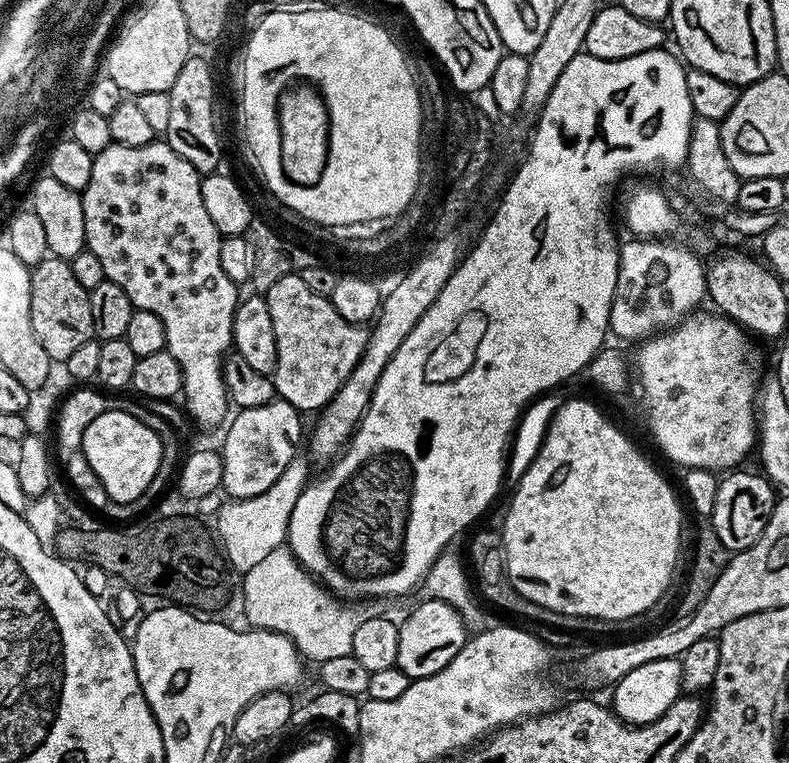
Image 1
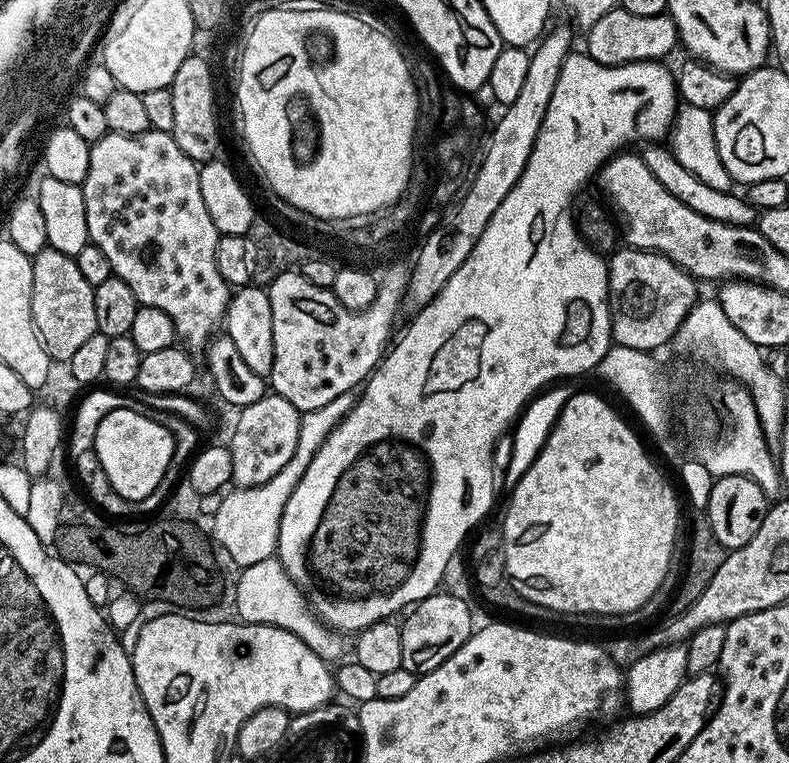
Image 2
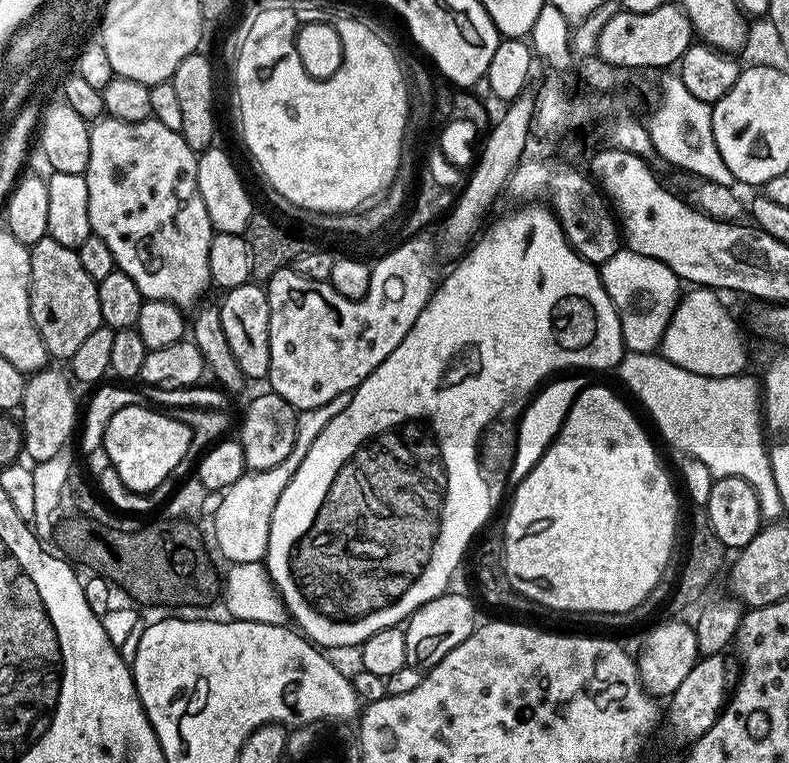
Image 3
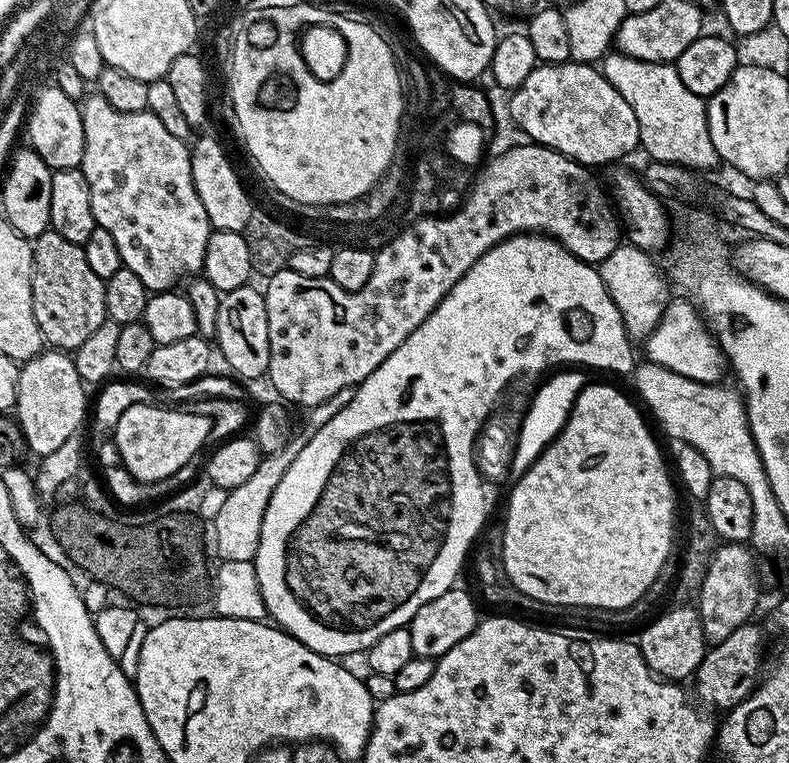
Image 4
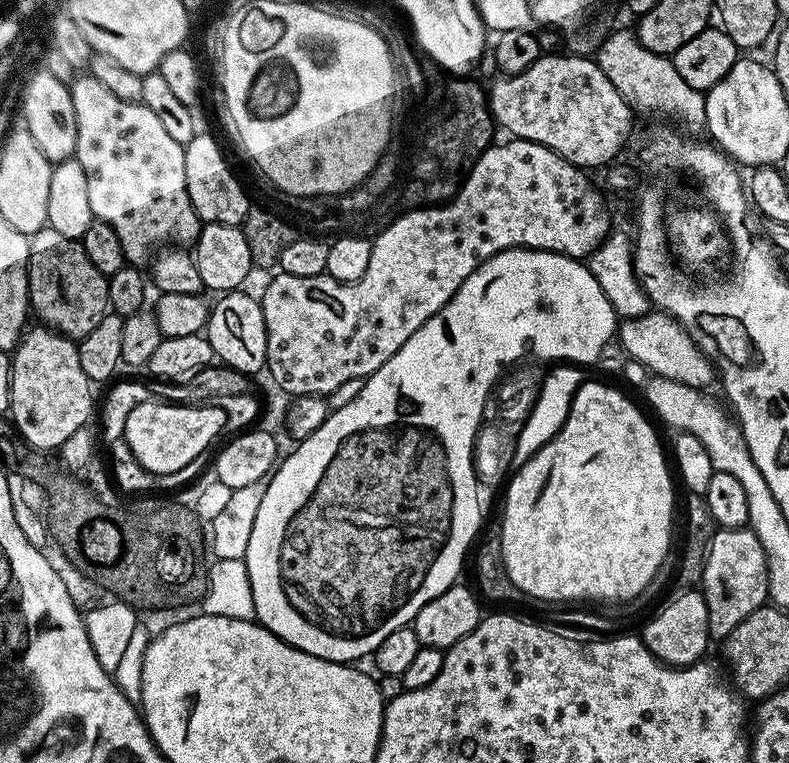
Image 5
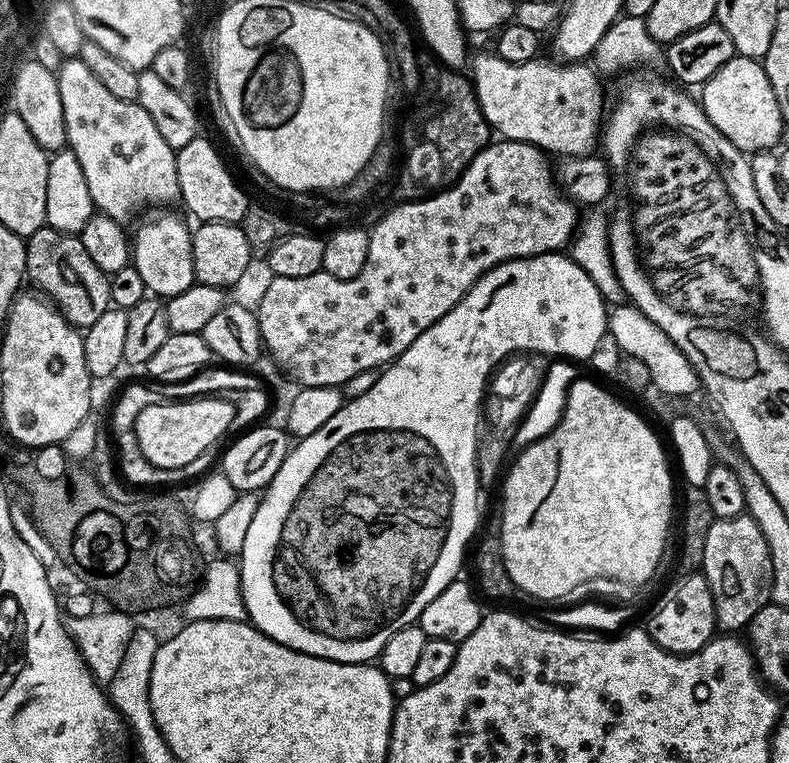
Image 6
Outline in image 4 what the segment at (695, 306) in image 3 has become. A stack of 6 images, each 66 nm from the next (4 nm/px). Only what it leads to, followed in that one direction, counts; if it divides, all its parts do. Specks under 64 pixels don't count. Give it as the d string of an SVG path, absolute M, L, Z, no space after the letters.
M685 297L669 299L668 306L663 312L658 326L651 332L644 347L648 354L647 359L656 365L665 366L683 377L692 378L703 384L719 383L723 372L727 371L727 361L716 343L715 337L705 327L700 319L700 313L695 305Z

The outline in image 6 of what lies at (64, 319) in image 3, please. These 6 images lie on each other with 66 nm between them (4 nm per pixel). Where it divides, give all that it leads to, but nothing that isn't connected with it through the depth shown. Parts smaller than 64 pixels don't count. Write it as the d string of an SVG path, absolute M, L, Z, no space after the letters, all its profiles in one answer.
M45 226L39 228L33 236L27 237L24 253L27 279L33 280L41 288L37 289L59 308L74 327L83 330L94 326L99 316L106 314L106 310L112 307L109 273L94 266L79 235Z

